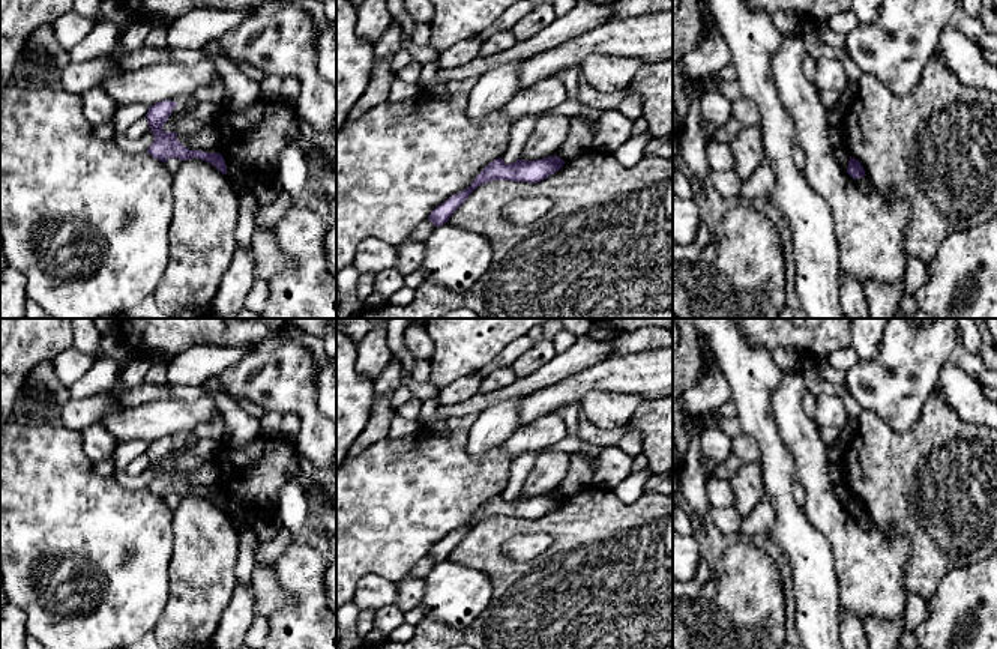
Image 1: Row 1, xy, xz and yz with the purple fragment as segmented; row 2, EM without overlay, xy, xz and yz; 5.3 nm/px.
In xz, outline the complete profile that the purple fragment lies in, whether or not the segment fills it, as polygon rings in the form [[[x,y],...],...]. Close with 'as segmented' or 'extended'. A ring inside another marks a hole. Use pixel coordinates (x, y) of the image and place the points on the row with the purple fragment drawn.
[[[548,156],[538,161],[517,159],[506,164],[503,158],[491,161],[473,180],[473,183],[462,192],[449,197],[444,203],[437,206],[428,219],[435,225],[443,225],[450,215],[468,198],[468,195],[480,185],[494,180],[527,182],[538,183],[554,174],[563,167],[565,161],[559,156]]]; as segmented

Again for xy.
[[[168,99],[149,107],[146,117],[149,128],[153,131],[155,141],[147,149],[147,153],[162,162],[167,162],[170,158],[179,158],[182,161],[191,158],[203,159],[215,165],[222,174],[227,174],[227,165],[221,153],[189,150],[177,140],[176,132],[165,132],[162,129],[176,107],[177,104]]]; as segmented

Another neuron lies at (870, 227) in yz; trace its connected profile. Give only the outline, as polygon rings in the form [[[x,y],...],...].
[[[800,32],[782,33],[781,47],[770,62],[778,96],[794,123],[796,144],[806,156],[802,171],[808,185],[832,209],[841,269],[860,284],[875,281],[898,285],[905,278],[904,234],[911,216],[911,204],[904,197],[887,197],[874,188],[863,192],[841,168],[833,155],[835,147],[830,146],[833,123],[829,120],[829,108],[821,102],[817,86],[803,75],[806,54]]]

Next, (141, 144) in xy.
[[[149,128],[149,131],[141,138],[138,138],[138,140],[131,140],[126,135],[120,135],[120,137],[114,135],[113,140],[126,153],[137,155],[137,153],[147,152],[147,149],[155,141],[155,135],[153,135],[153,131]]]

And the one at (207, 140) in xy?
[[[206,125],[201,131],[192,135],[177,134],[177,140],[189,150],[201,150],[207,153],[221,153],[222,132],[215,125]]]

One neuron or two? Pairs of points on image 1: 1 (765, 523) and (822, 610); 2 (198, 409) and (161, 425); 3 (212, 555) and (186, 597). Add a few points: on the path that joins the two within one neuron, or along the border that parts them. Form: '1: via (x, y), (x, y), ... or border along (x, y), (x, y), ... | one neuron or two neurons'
1: border along (769, 498), (774, 507), (772, 532) | two neurons
2: via (189, 413), (170, 418) | one neuron
3: via (201, 565), (201, 582), (197, 586) | one neuron

